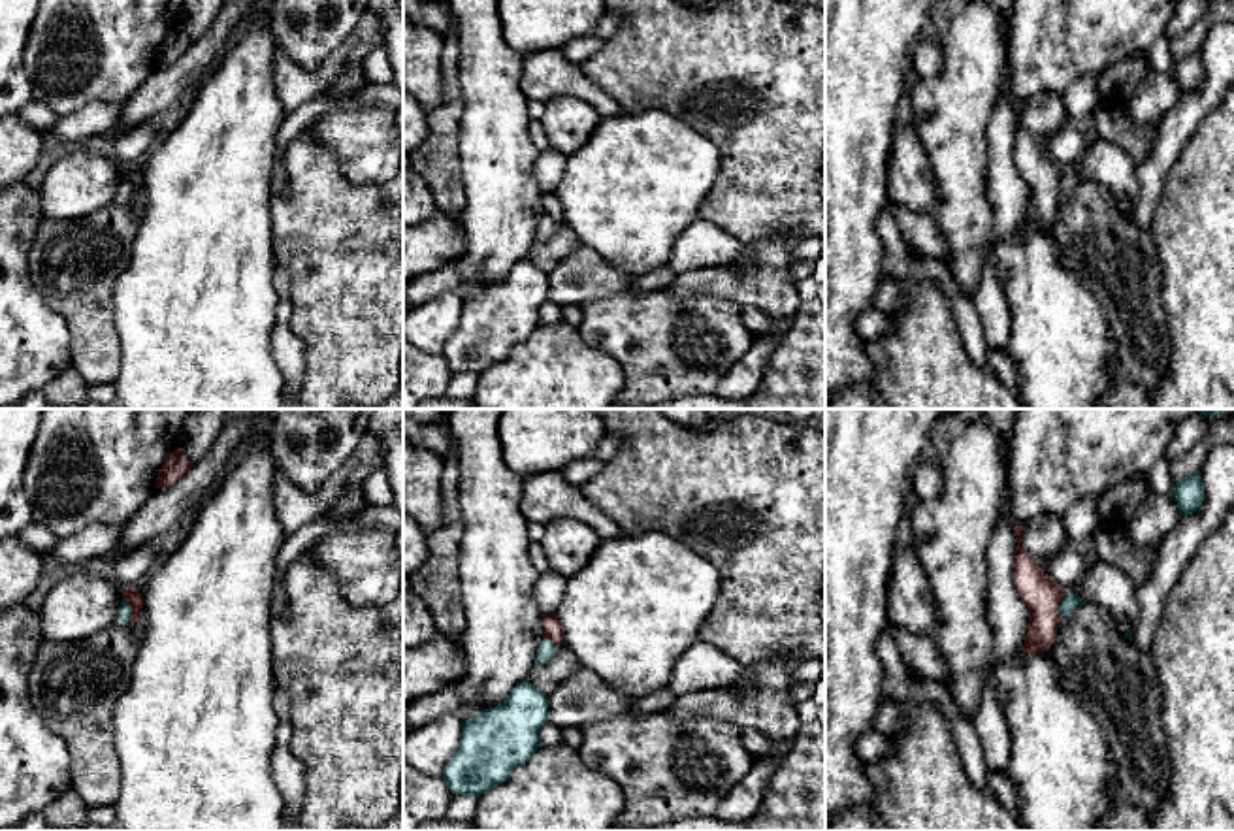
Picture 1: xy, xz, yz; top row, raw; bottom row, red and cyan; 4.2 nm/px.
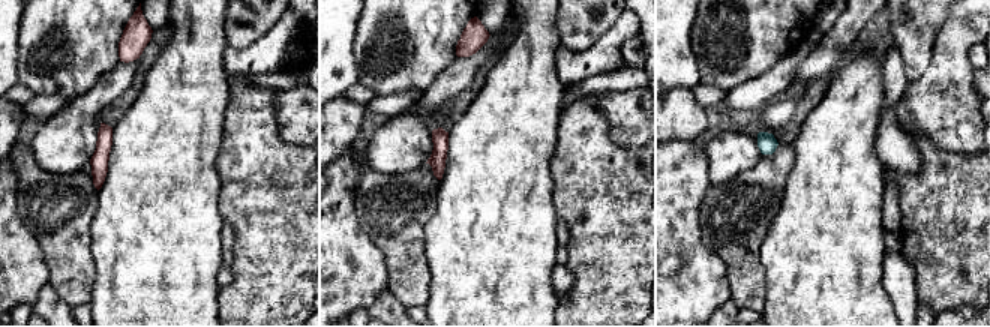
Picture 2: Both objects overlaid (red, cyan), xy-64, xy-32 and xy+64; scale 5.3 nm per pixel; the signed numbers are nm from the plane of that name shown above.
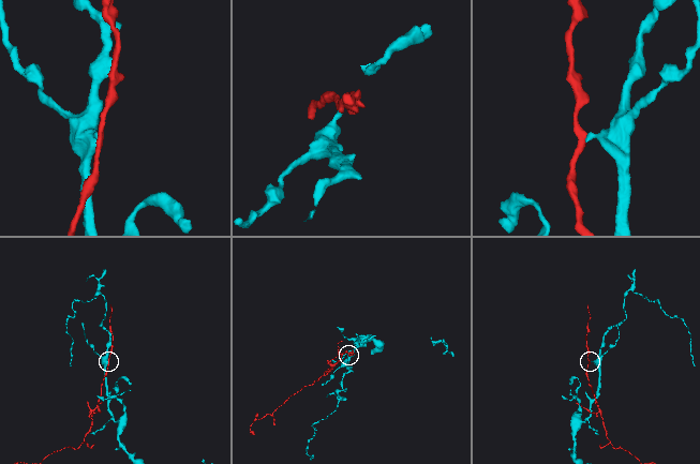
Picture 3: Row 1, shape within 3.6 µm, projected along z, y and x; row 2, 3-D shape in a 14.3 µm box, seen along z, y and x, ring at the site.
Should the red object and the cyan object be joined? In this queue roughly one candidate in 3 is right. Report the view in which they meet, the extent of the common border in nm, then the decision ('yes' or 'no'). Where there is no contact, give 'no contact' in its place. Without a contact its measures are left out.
meets red in xy; contact 110 nm long; no

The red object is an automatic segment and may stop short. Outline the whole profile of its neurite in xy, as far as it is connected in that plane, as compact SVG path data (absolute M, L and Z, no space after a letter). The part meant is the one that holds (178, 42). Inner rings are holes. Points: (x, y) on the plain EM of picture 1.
M177 24L158 49L154 66L168 66L175 62L190 45L192 40Z

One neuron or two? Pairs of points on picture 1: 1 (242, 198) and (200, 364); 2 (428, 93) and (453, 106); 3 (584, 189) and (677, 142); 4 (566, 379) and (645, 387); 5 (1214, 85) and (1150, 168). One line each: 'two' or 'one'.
1: one
2: two
3: one
4: two
5: one

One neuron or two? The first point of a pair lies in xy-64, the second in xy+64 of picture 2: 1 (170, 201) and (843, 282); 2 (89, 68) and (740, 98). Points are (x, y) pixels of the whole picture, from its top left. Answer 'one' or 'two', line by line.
1: one
2: two

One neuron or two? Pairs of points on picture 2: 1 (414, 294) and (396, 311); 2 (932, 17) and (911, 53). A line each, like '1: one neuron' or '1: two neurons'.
1: two neurons
2: one neuron

